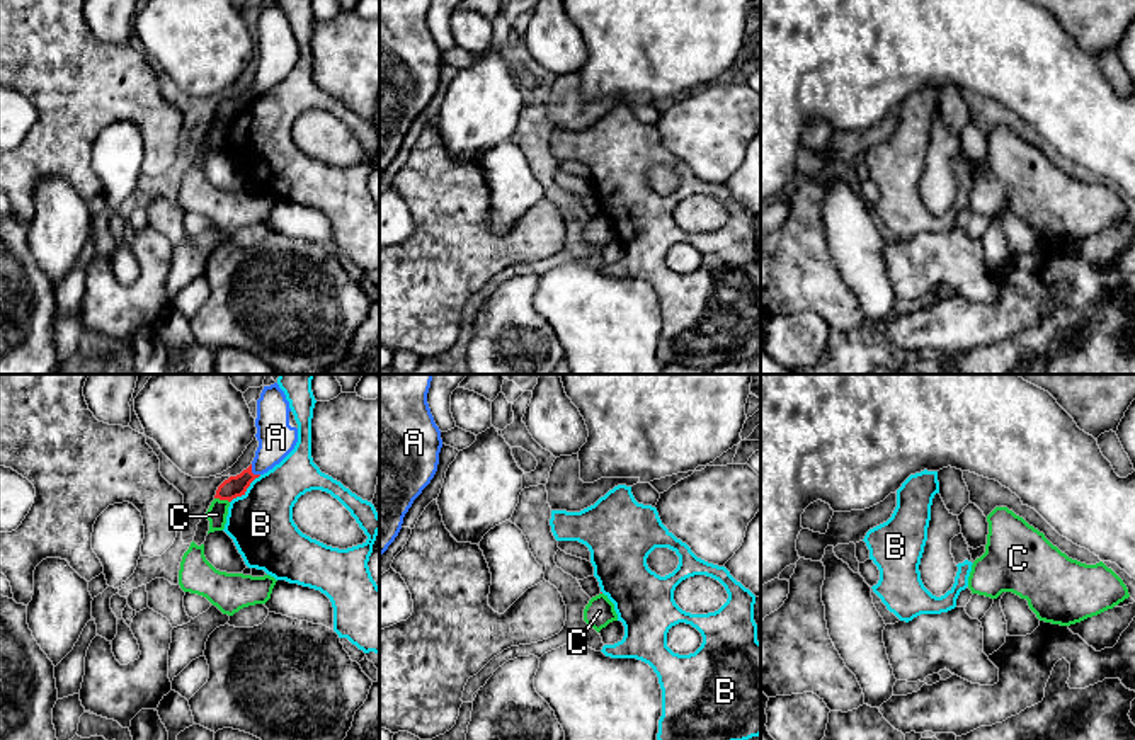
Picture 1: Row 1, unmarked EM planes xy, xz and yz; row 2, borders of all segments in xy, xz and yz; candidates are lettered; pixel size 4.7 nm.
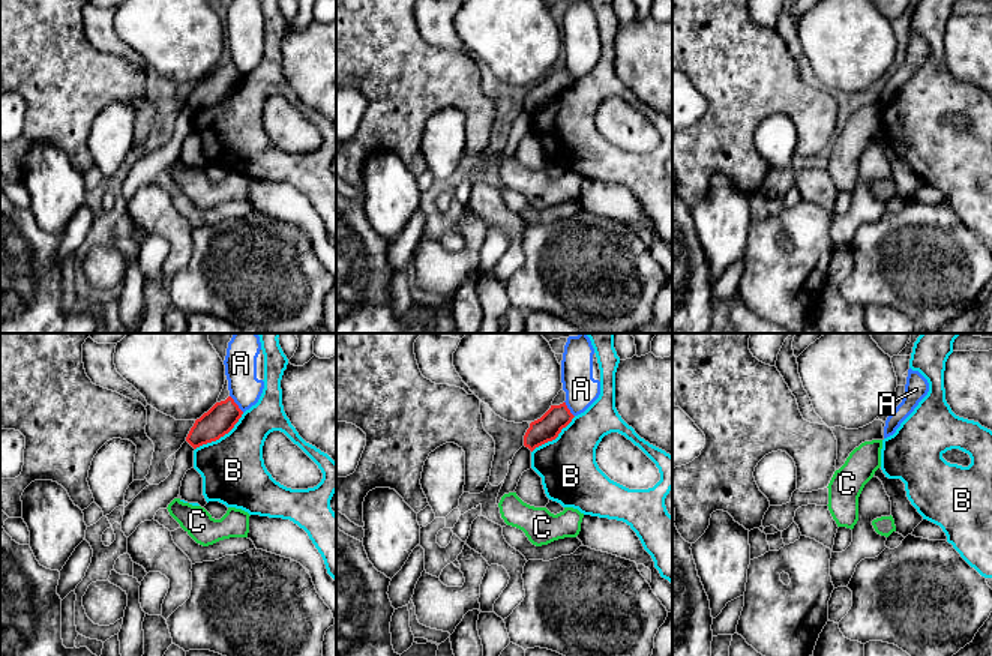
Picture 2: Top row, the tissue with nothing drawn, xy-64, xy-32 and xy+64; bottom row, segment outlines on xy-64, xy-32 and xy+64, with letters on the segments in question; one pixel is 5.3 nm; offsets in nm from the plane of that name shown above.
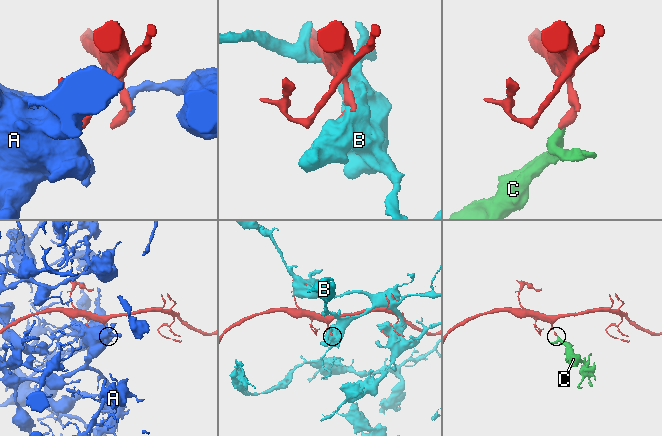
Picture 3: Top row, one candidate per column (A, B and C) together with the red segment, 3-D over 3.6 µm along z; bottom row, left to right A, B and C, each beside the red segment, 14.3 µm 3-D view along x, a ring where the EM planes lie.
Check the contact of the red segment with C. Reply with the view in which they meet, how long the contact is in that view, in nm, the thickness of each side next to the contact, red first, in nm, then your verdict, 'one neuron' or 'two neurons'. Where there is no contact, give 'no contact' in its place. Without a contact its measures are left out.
contact in xy; length 80 nm; calibres 100 and 100 nm; two neurons

